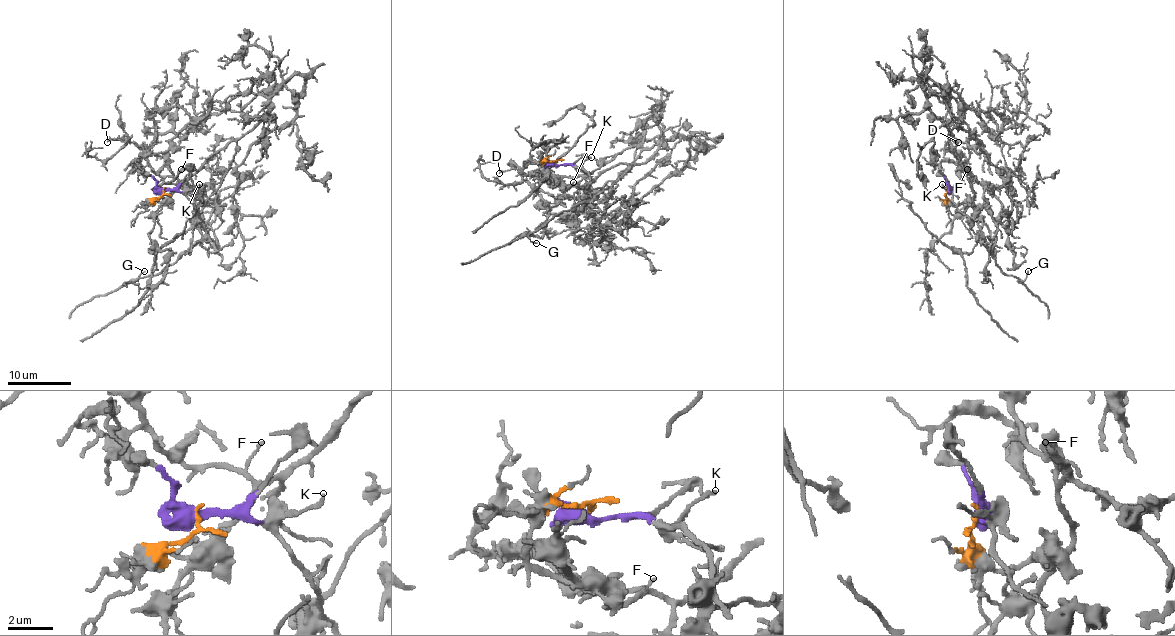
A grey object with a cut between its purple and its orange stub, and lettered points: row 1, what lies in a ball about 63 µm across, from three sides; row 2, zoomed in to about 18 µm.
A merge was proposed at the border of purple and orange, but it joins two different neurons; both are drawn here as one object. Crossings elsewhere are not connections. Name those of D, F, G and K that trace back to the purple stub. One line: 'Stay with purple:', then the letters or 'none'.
Stay with purple: G, K

